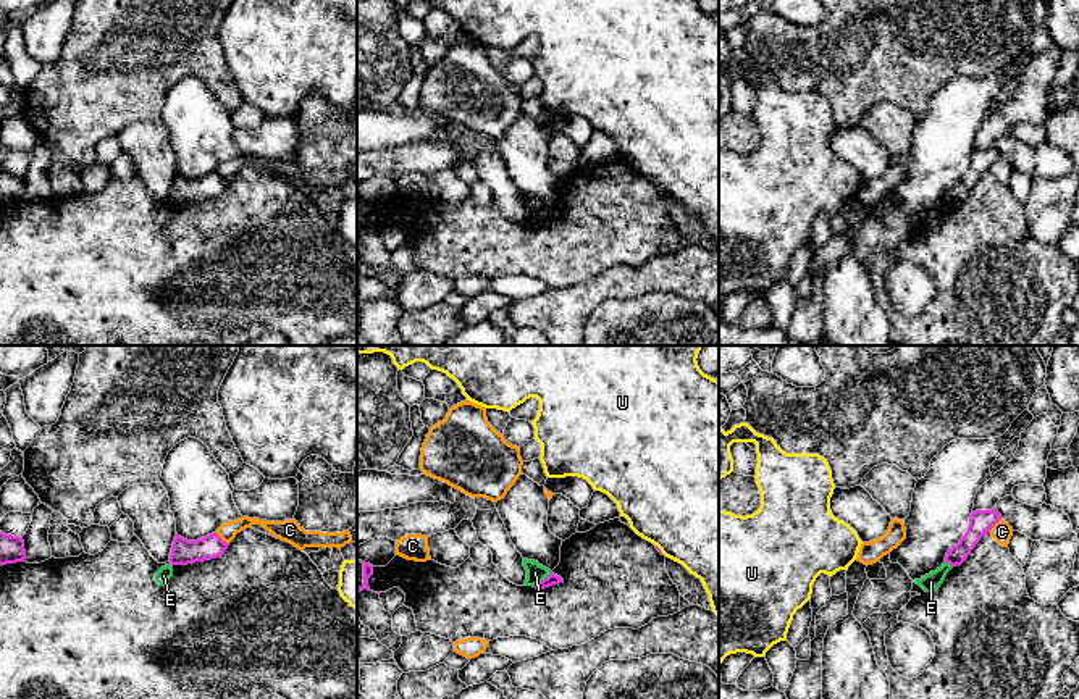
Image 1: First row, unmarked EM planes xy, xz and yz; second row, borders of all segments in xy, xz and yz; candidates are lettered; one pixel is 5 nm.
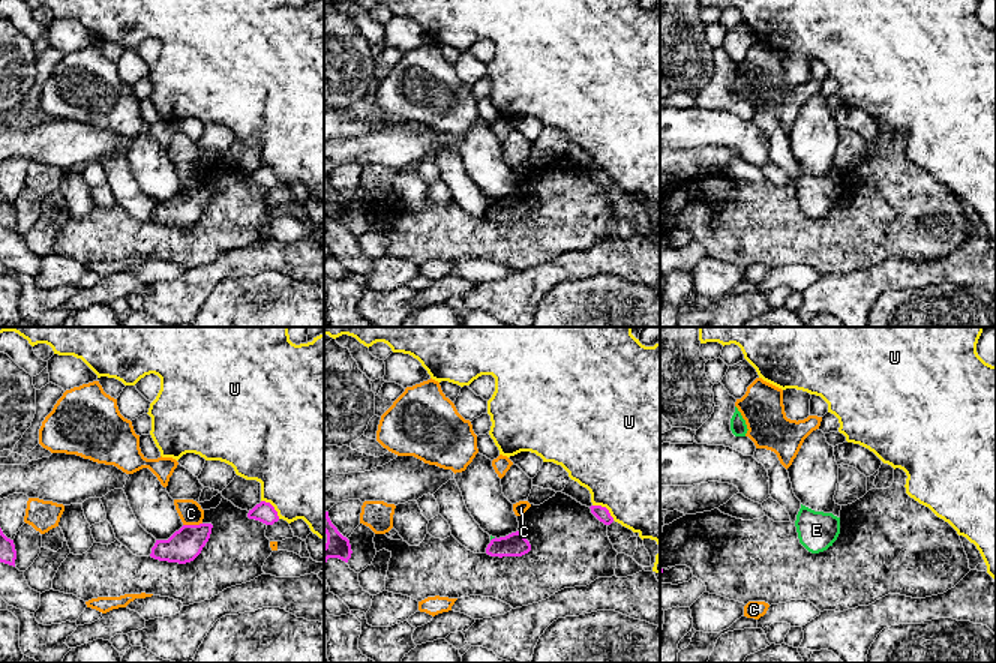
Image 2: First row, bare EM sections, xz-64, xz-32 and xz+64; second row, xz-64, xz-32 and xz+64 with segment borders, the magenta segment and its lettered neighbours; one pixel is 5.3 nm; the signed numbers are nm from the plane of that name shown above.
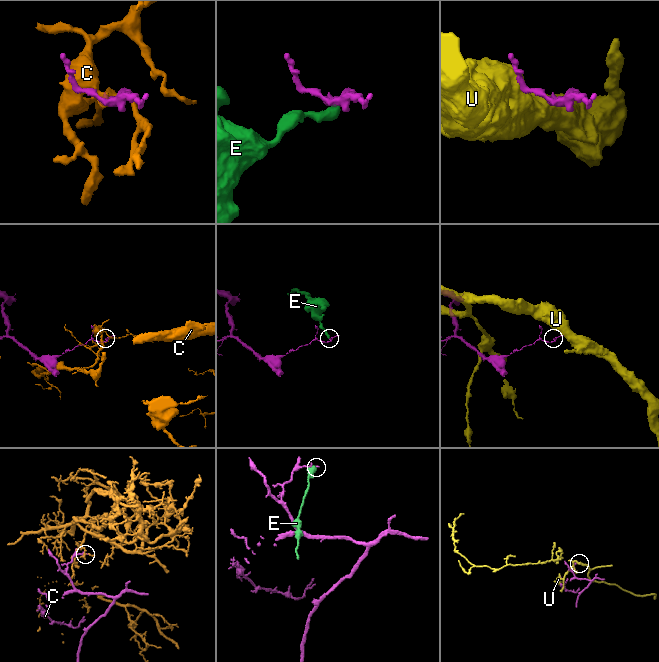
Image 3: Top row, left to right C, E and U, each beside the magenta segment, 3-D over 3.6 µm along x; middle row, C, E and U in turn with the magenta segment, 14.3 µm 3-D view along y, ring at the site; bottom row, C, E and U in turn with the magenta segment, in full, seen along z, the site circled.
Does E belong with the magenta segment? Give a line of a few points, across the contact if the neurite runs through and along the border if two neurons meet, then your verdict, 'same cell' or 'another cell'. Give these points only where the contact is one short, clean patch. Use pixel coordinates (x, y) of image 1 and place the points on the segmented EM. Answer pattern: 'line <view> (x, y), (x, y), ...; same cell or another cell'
line xz (551, 572), (533, 586); another cell

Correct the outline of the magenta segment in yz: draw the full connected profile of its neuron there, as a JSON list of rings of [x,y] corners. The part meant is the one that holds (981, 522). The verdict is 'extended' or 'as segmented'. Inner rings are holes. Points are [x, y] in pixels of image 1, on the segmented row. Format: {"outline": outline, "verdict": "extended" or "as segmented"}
{"outline": [[[997,509],[972,512],[968,531],[959,539],[959,542],[947,552],[945,562],[951,567],[961,565],[980,541],[980,538],[990,533],[990,529],[1000,521],[1000,518],[1001,515]]], "verdict": "as segmented"}

